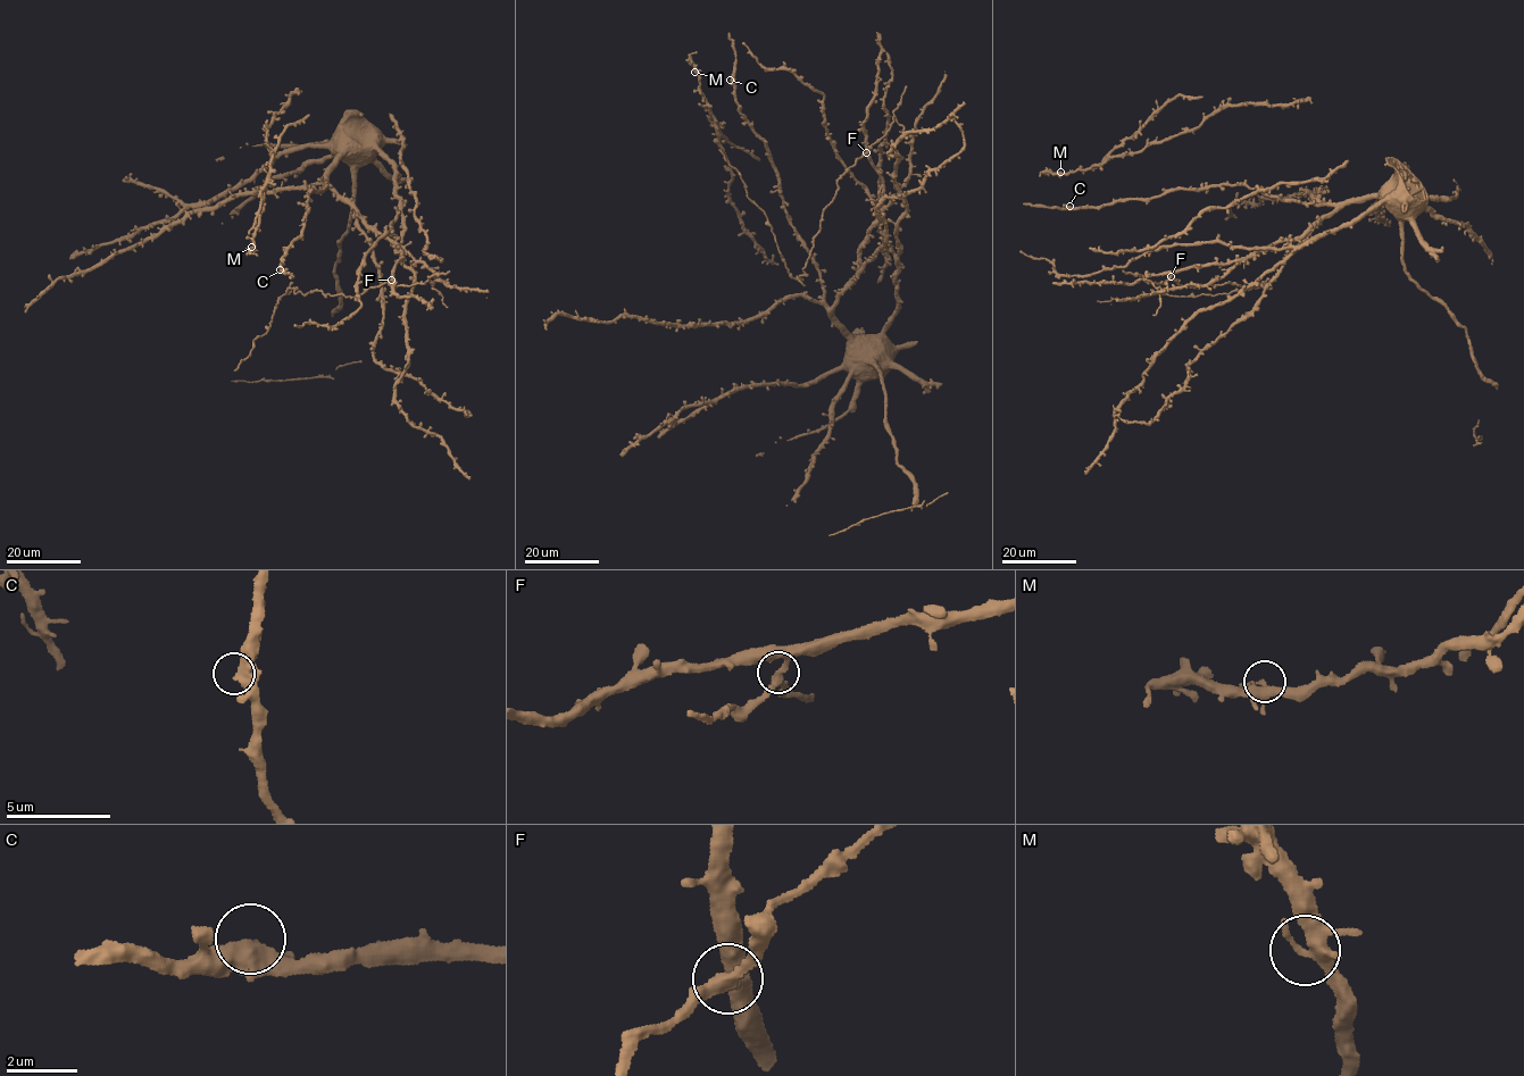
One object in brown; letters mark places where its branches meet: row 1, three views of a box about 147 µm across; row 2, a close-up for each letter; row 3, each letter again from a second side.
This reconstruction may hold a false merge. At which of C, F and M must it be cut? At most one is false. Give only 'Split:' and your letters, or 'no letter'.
Split: F

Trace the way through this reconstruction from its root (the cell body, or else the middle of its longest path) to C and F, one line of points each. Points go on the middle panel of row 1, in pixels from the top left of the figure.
C: (868, 345), (864, 338), (847, 331), (823, 300), (817, 264), (792, 225), (766, 142), (741, 113), (730, 80)
F: (868, 345), (833, 313), (857, 272), (858, 252), (881, 206), (882, 177), (867, 152)

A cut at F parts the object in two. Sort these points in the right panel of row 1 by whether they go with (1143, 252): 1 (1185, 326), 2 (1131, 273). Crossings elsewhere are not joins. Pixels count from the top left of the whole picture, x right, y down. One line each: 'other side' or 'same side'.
1: same side
2: other side

